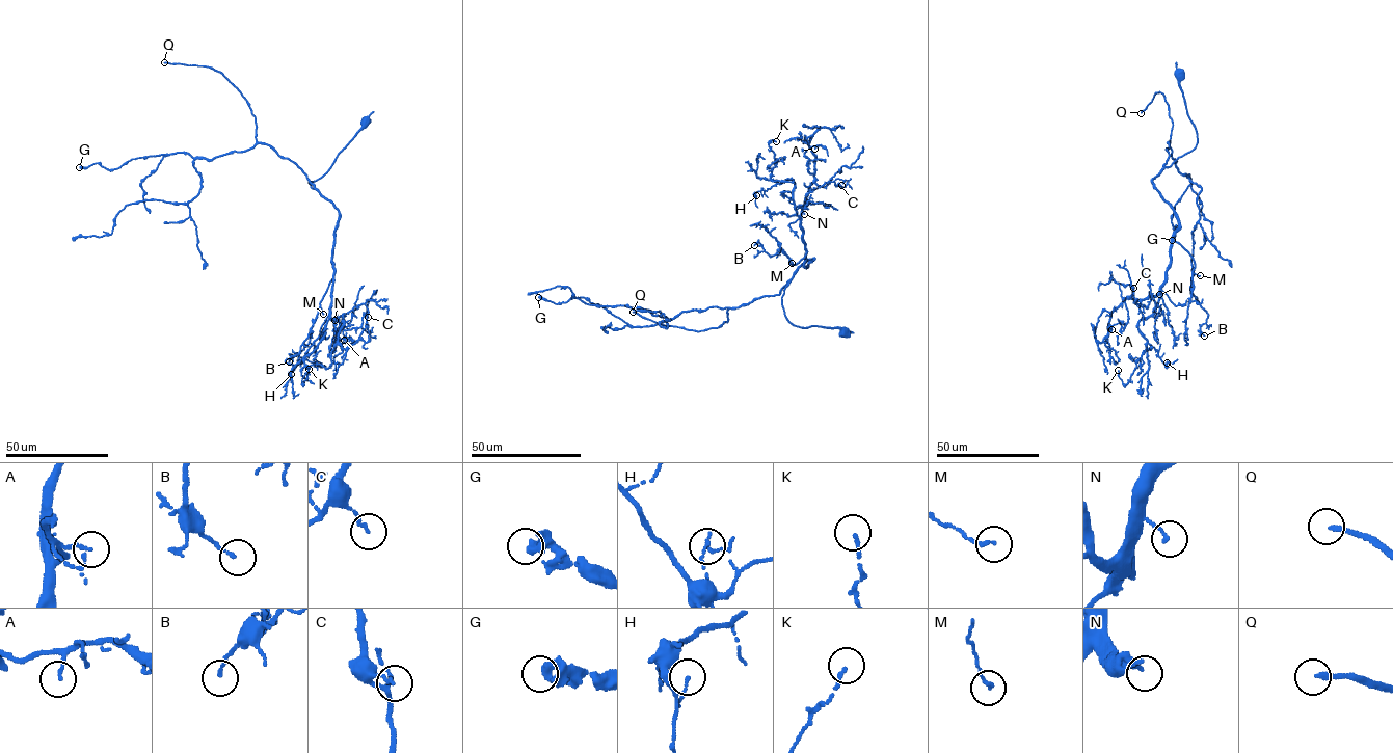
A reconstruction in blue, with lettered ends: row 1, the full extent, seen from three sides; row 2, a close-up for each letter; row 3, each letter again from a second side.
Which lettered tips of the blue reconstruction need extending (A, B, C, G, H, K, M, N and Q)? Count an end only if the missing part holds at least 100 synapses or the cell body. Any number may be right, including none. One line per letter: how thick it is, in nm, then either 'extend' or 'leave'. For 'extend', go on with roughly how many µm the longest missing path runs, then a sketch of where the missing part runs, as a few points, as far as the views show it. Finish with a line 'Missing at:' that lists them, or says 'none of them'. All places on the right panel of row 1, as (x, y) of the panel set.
A: 130 nm | leave
B: 120 nm | leave
C: 100 nm | leave
G: 300 nm | leave
H: 70 nm | leave
K: 130 nm | leave
M: 120 nm | leave
N: 130 nm | leave
Q: 180 nm | extend | 200 µm | (1141, 113), (1116, 144), (1115, 195), (1149, 221), (1170, 225), (1188, 240), (1205, 303), (1214, 314), (1215, 351)
Missing at: Q

